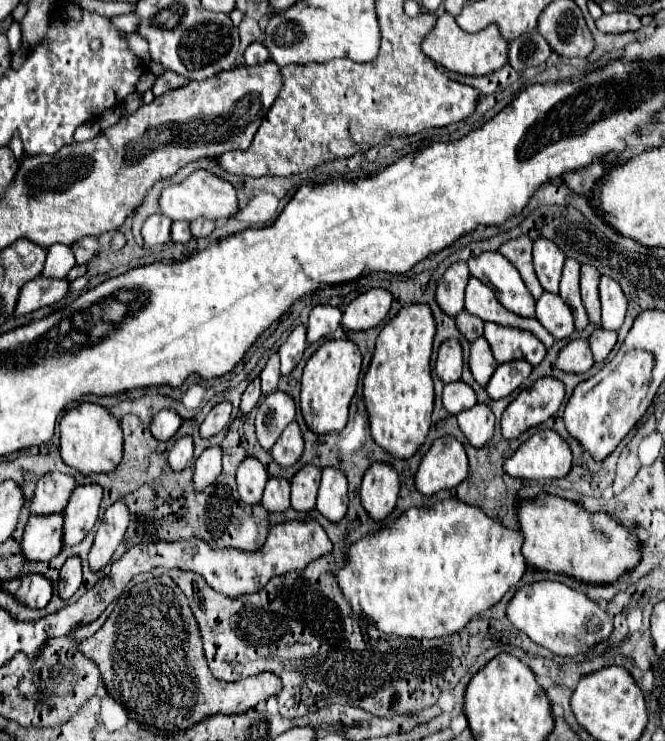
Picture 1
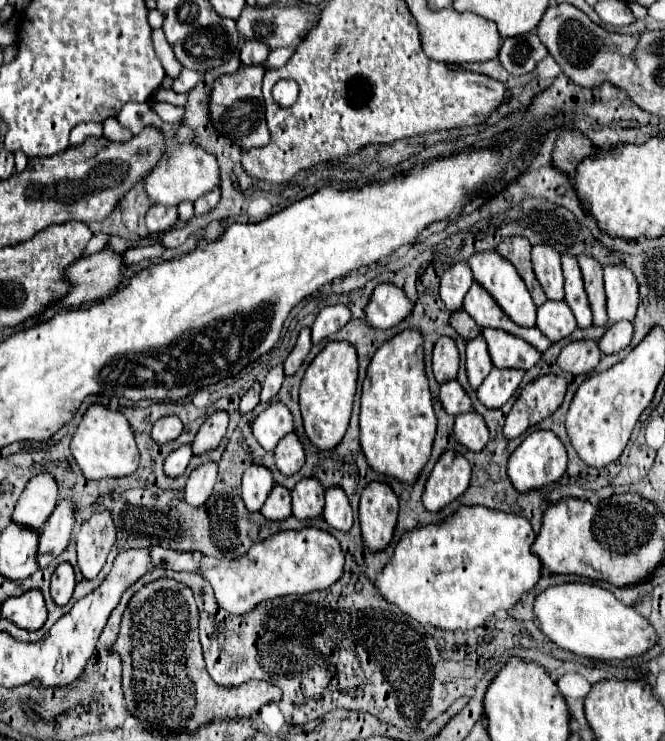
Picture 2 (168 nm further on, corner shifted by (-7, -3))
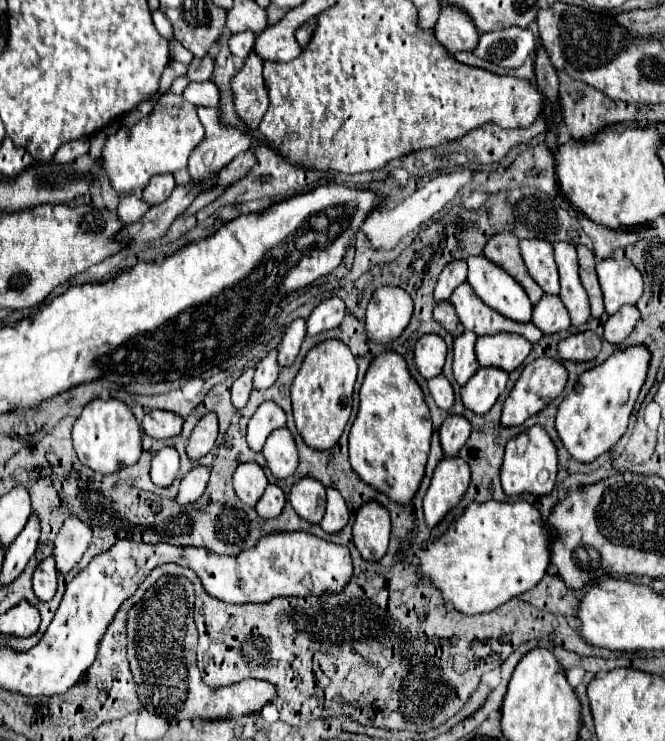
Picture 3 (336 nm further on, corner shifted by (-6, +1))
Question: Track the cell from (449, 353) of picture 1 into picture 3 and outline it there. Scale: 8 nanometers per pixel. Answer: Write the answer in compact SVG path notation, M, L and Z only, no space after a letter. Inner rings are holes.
M436 334L422 336L414 348L414 360L416 360L418 372L426 380L440 376L444 362L446 362L446 352L448 352L446 342L440 336L436 336Z

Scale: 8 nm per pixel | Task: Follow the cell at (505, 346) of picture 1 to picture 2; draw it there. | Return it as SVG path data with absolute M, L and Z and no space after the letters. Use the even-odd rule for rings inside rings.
M483 330L483 338L487 340L489 356L495 368L519 368L519 370L529 370L533 368L541 352L531 348L525 340L511 336L509 332L499 332L499 330Z

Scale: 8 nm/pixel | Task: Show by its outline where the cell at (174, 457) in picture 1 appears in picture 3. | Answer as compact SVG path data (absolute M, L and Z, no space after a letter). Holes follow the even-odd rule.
M162 448L160 452L156 452L156 456L152 458L152 470L150 470L150 478L156 486L160 488L168 488L180 468L180 454L176 448Z

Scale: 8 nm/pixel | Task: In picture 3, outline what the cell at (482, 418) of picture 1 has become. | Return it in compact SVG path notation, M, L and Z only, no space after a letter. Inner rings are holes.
M448 416L440 428L440 442L444 456L456 456L472 434L472 424L464 416Z

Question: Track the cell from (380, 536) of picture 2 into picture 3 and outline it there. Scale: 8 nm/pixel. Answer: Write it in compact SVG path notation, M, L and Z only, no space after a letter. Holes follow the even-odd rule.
M376 500L360 506L354 522L354 544L362 558L380 560L388 550L390 540L390 512Z

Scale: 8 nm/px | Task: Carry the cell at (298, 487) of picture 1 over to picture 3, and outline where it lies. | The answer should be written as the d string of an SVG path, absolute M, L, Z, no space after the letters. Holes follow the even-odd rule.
M304 476L294 484L288 500L300 518L318 524L324 516L326 488L316 478Z

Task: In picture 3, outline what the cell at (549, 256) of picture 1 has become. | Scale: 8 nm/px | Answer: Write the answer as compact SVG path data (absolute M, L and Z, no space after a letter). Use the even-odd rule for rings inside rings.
M520 240L520 252L526 262L526 268L530 276L536 280L536 284L546 294L558 294L560 282L558 282L558 270L554 262L554 248L546 240Z

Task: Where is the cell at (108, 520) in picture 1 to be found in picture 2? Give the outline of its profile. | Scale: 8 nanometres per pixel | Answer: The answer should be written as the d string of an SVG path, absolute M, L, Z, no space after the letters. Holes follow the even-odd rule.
M97 512L75 534L77 568L85 578L95 578L115 542L115 526L109 512Z

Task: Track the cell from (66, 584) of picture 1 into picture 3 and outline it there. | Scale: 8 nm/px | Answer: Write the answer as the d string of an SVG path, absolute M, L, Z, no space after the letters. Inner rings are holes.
M52 558L42 560L34 570L34 594L40 600L50 602L58 588L58 570Z

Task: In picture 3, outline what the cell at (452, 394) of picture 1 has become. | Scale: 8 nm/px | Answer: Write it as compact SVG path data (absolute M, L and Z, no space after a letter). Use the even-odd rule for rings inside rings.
M436 376L432 380L428 380L428 390L436 402L438 408L442 410L450 410L454 406L454 390L452 390L452 384L446 376Z

